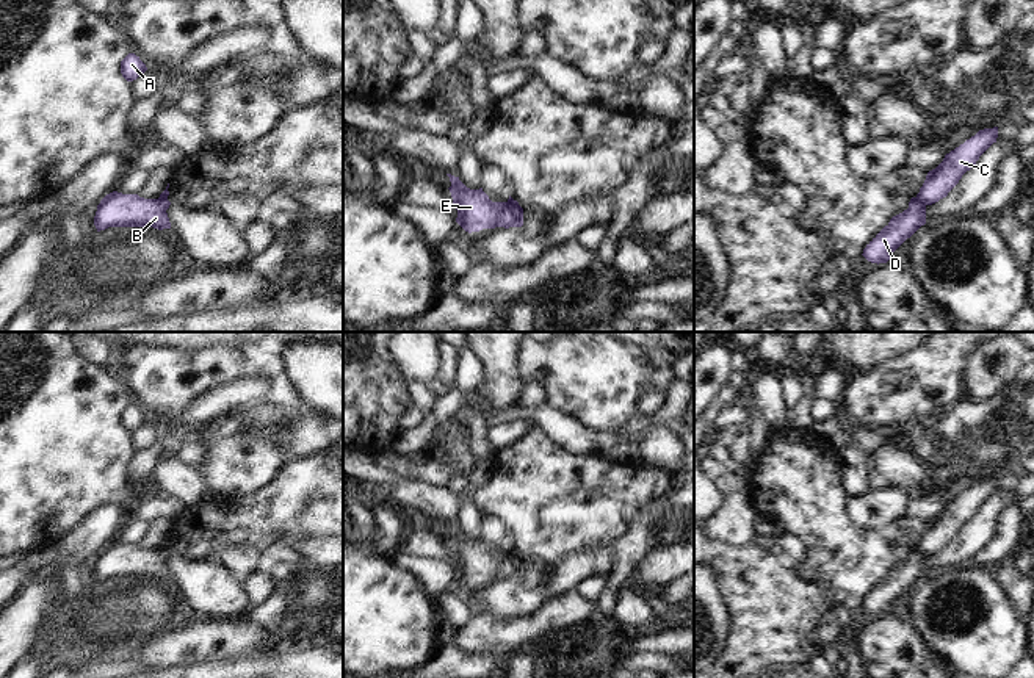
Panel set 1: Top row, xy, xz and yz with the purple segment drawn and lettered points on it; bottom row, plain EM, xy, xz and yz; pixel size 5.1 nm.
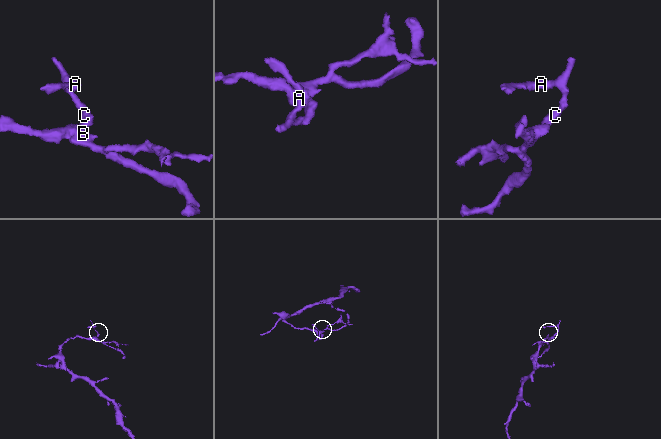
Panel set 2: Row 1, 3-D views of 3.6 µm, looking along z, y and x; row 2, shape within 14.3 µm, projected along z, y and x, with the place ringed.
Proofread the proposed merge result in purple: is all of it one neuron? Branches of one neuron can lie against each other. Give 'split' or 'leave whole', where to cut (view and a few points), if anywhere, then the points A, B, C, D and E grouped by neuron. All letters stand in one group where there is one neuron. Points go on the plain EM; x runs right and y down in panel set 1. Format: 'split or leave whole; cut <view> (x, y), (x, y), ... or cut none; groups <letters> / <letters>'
split; cut xz (519, 556), (506, 556), (500, 562), (495, 577); groups A C / B D E

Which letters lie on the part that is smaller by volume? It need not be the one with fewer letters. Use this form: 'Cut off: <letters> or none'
Cut off: A, C

